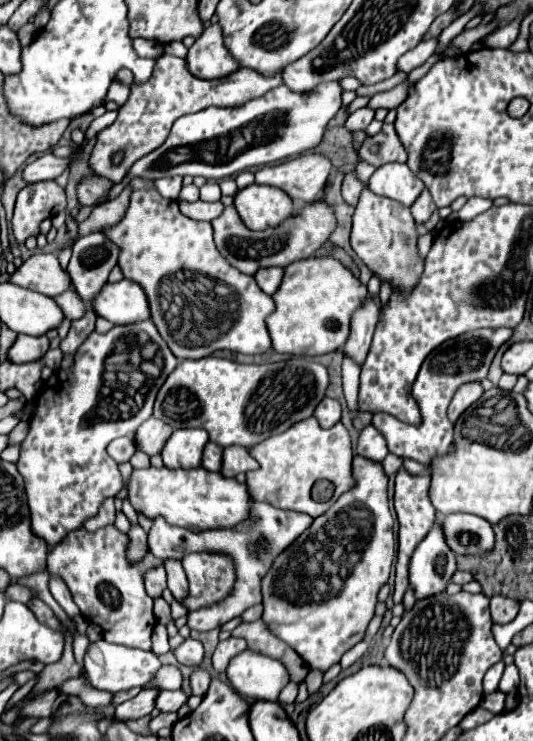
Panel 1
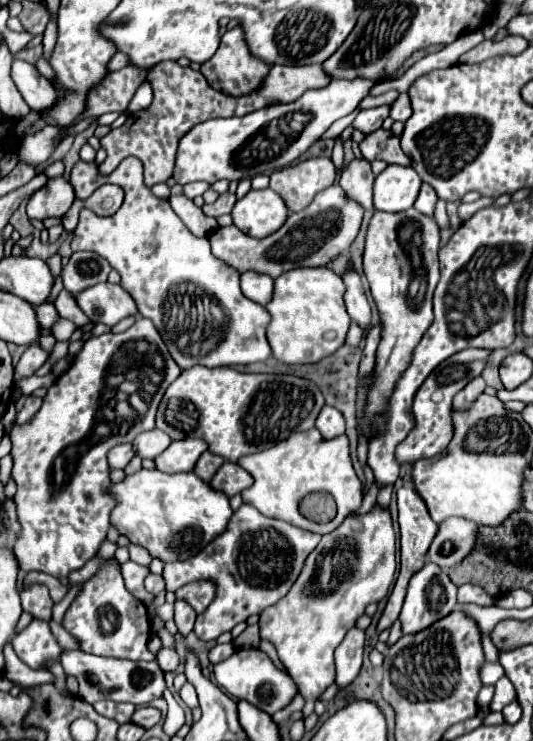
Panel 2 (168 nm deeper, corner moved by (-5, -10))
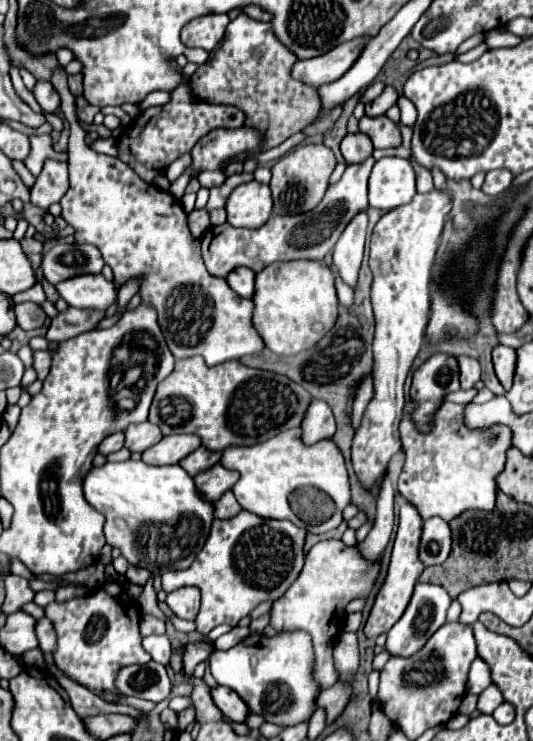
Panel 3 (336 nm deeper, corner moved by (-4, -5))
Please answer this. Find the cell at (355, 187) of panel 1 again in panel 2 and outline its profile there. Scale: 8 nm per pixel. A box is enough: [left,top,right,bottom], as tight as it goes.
[339,159,375,211]

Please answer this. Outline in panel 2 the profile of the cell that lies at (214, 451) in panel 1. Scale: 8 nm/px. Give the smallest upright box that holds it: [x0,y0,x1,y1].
[193,451,223,483]

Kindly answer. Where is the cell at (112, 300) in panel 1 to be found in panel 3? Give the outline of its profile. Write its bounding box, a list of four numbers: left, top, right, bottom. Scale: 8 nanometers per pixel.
[56,274,116,310]

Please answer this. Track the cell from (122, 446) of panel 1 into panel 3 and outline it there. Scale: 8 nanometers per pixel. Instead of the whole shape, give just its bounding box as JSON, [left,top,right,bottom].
[98,432,124,456]

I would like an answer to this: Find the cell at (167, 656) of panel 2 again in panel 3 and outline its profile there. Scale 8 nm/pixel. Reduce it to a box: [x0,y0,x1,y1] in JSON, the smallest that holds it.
[142,634,172,664]

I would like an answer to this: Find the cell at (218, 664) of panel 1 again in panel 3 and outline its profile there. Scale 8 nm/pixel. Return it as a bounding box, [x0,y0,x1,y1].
[184,642,214,672]

